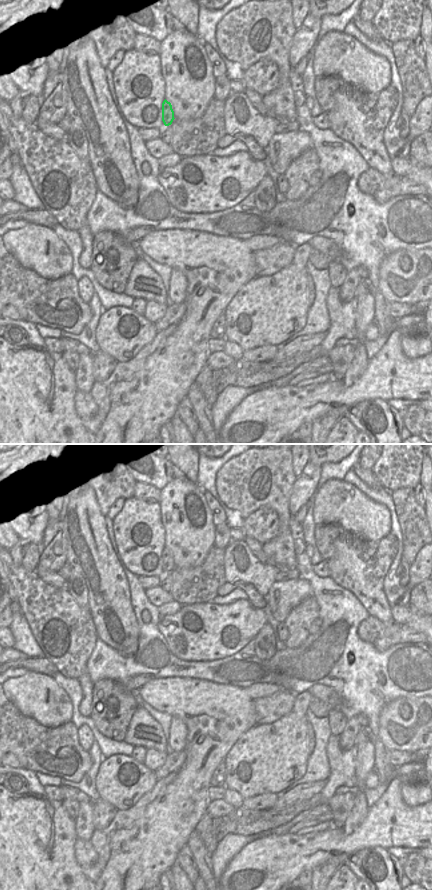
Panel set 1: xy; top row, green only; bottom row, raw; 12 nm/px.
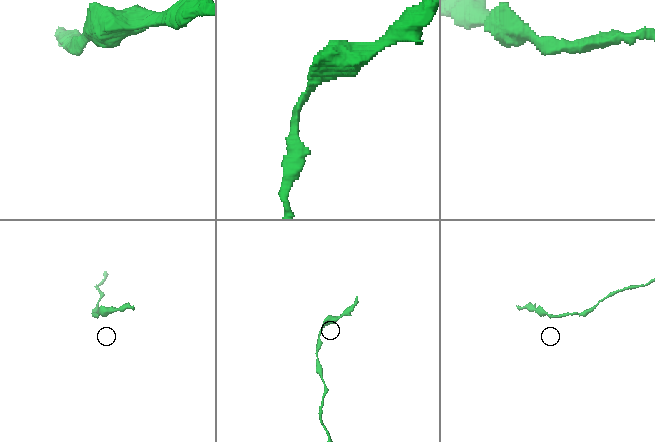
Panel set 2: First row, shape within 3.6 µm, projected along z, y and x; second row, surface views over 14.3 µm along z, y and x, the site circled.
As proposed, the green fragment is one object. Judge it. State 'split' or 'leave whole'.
split

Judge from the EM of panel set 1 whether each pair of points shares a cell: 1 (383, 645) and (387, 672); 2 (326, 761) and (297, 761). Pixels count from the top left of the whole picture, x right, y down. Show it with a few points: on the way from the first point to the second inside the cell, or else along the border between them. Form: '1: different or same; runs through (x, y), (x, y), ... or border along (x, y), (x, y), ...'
1: different; border along (406, 642), (385, 650), (372, 645)
2: different; border along (310, 754), (307, 760), (306, 772), (294, 781)

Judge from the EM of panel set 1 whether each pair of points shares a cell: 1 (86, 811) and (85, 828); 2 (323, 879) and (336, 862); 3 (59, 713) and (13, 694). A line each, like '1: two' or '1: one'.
1: one
2: one
3: one

